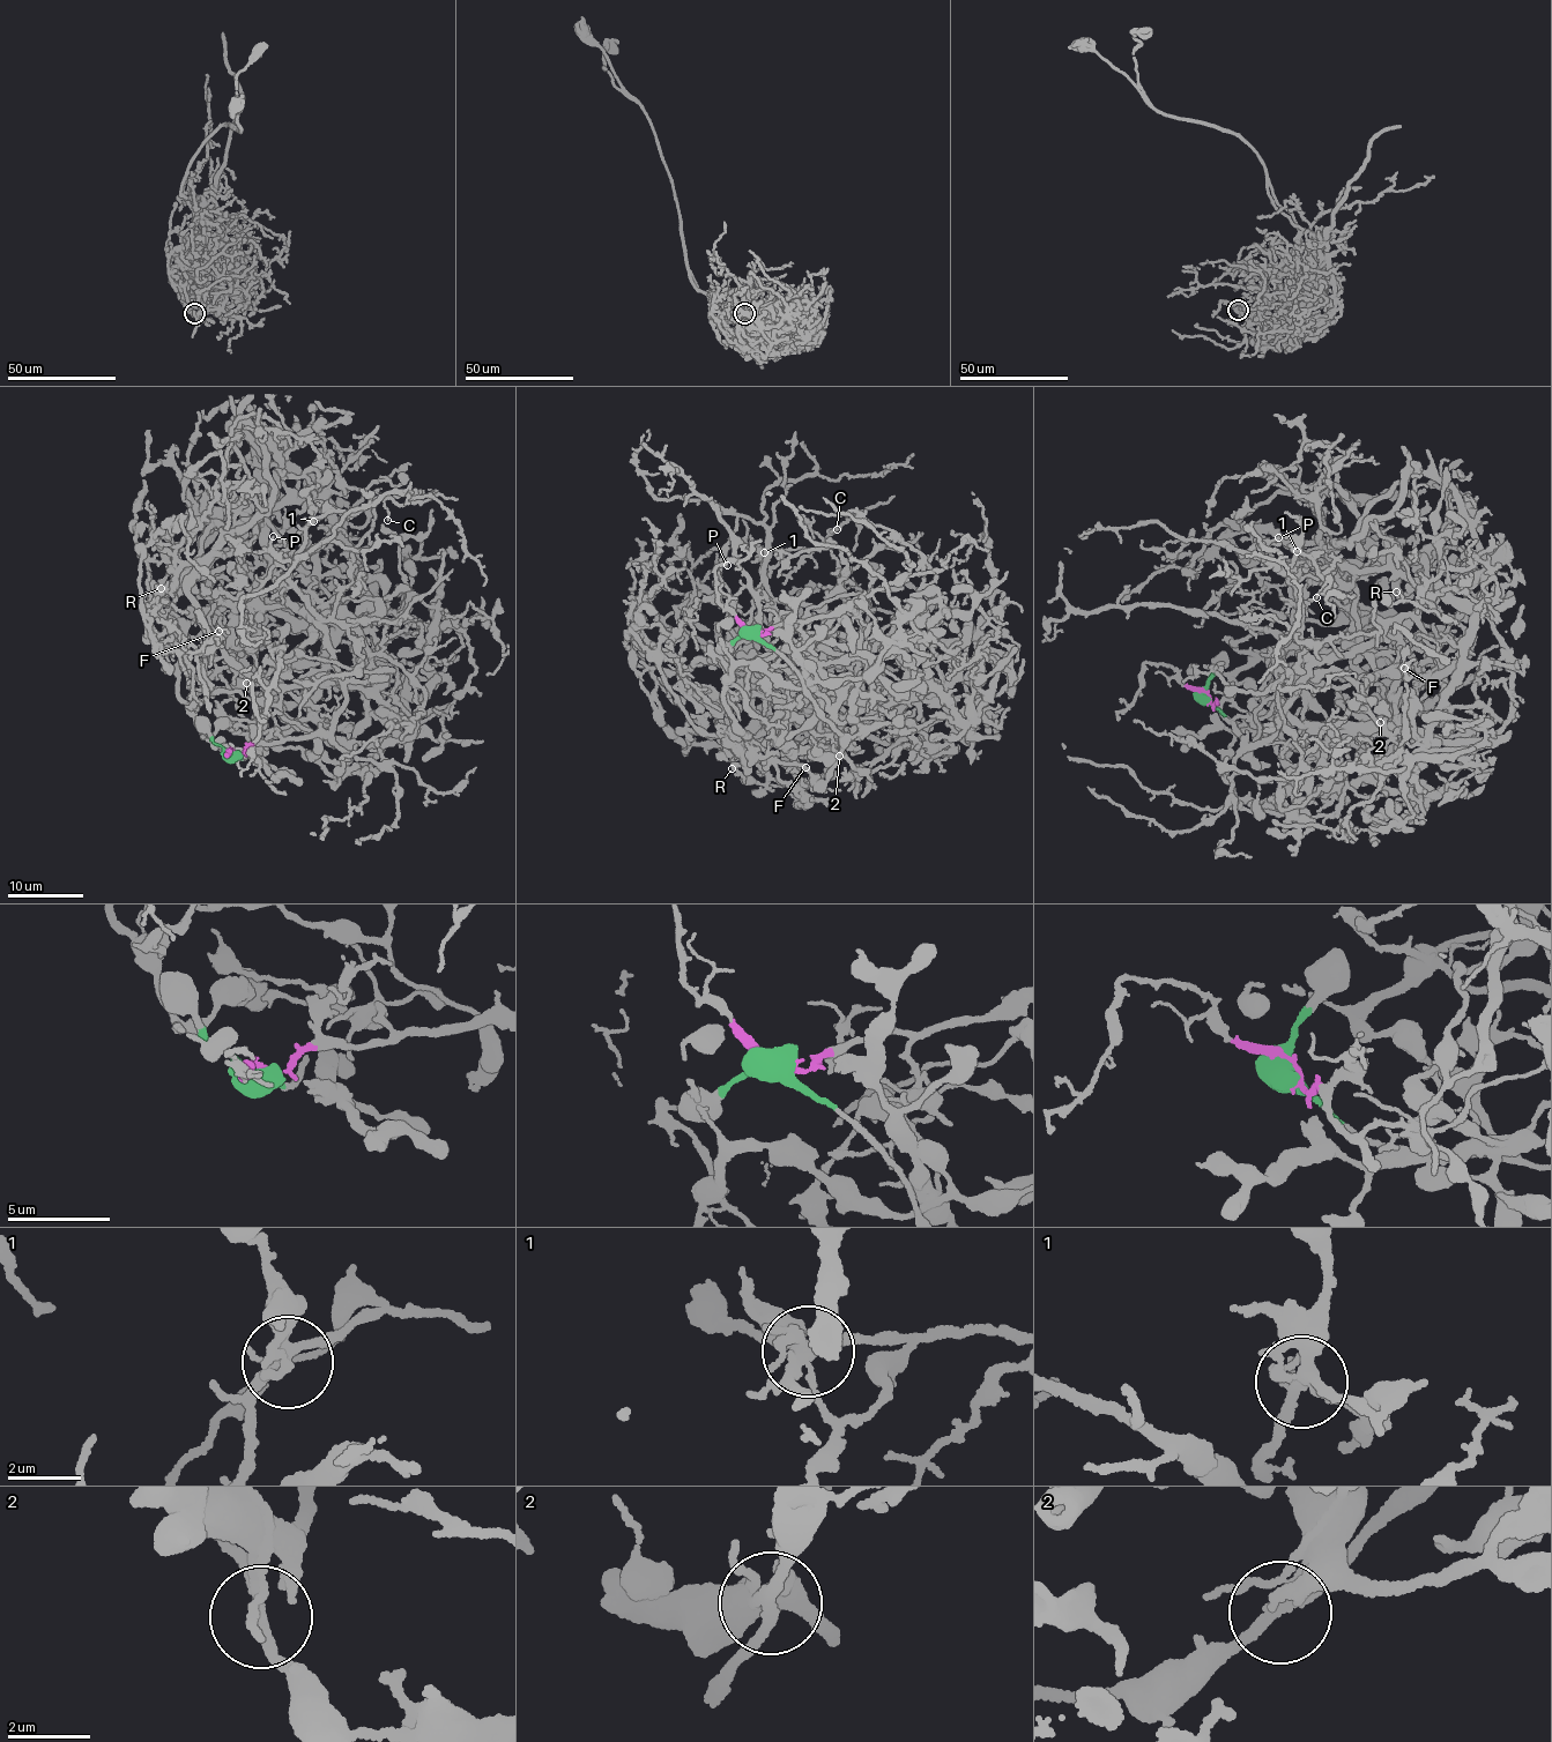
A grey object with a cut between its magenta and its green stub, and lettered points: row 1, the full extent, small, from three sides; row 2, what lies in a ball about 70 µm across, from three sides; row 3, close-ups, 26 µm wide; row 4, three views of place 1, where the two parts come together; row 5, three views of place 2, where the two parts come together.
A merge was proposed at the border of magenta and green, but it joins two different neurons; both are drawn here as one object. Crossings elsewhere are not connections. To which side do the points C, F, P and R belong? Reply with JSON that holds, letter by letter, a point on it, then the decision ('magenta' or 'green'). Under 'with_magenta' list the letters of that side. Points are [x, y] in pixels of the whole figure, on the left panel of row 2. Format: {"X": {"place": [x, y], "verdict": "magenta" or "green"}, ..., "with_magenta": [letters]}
{"C": {"place": [387, 520], "verdict": "magenta"}, "F": {"place": [218, 631], "verdict": "green"}, "P": {"place": [273, 536], "verdict": "magenta"}, "R": {"place": [161, 588], "verdict": "magenta"}, "with_magenta": ["C", "P", "R"]}

